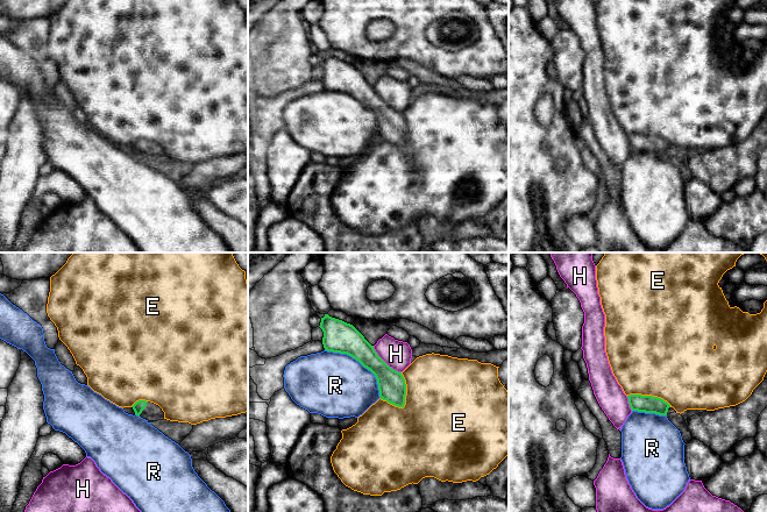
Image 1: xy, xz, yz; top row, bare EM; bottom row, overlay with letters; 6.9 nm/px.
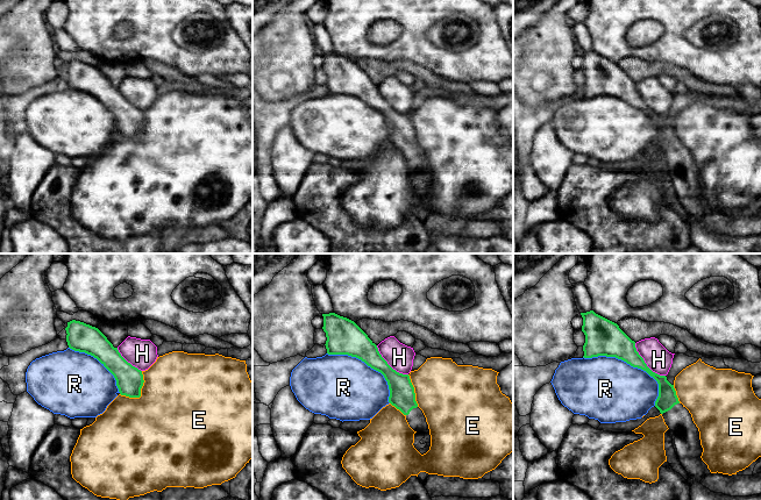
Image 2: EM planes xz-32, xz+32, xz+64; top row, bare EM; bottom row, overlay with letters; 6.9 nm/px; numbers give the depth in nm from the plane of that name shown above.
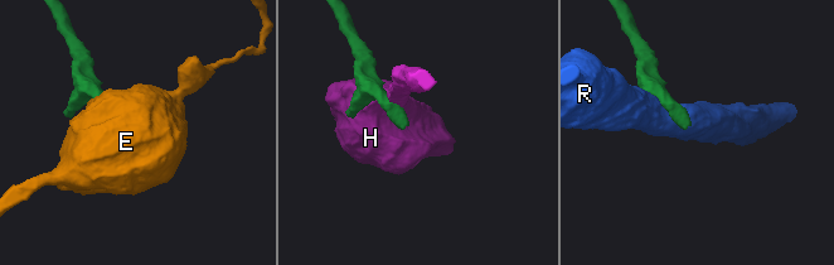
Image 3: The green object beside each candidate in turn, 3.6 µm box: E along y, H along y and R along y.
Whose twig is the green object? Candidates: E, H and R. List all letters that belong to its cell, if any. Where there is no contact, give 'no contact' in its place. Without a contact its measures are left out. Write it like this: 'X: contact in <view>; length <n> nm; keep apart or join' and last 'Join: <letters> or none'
E: contact in xz; length 240 nm; keep apart
H: contact in xz; length 280 nm; keep apart
R: contact in xz; length 500 nm; keep apart
Join: none

